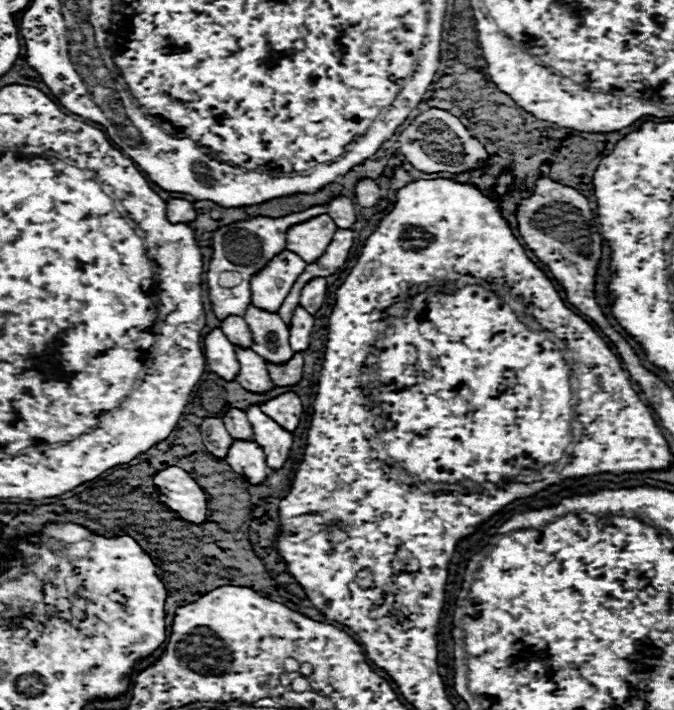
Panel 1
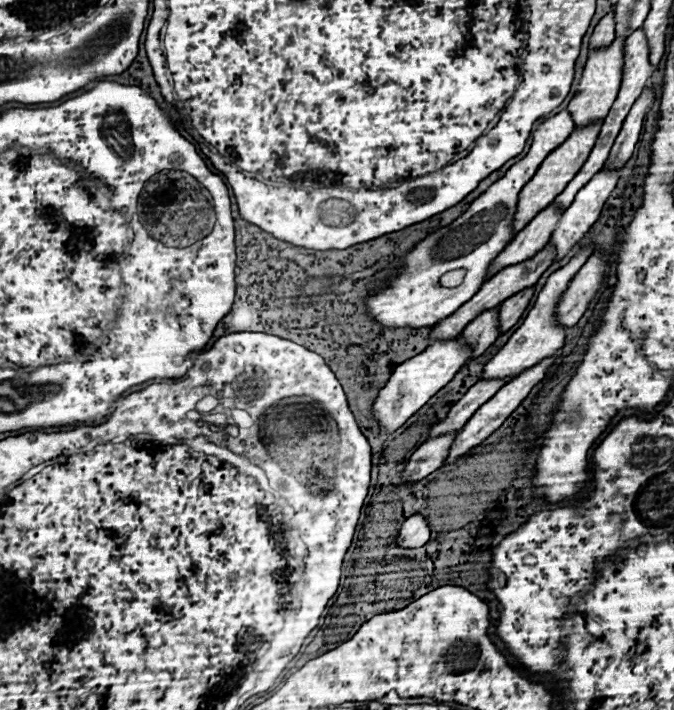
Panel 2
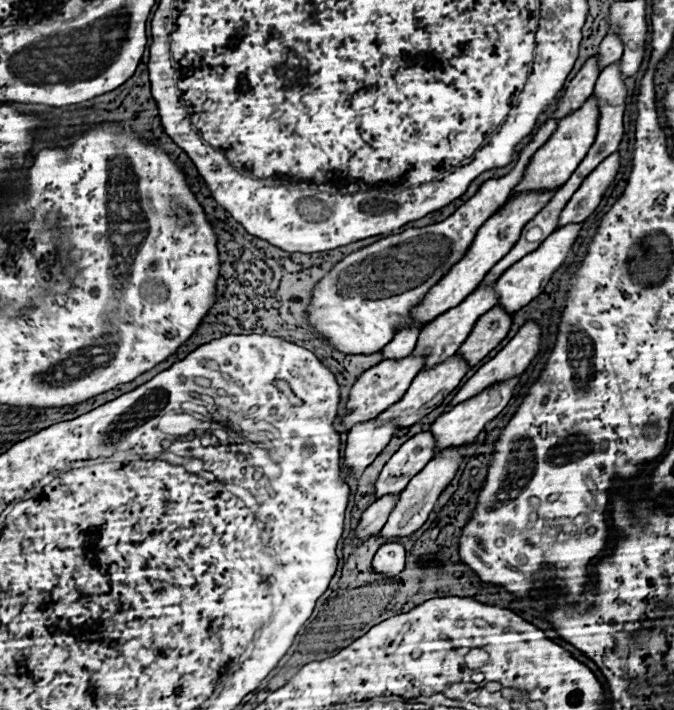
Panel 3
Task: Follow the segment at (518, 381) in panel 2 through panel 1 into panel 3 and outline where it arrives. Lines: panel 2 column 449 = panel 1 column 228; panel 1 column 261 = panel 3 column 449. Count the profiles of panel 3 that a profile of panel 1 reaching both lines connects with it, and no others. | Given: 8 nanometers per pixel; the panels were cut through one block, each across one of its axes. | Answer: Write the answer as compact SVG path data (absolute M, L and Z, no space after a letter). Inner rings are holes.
M468 446L442 450L434 460L430 460L430 462L426 464L426 468L424 468L422 472L418 472L418 474L408 482L408 486L406 486L406 488L402 490L402 494L400 494L400 500L398 500L396 508L392 510L392 514L390 514L390 518L388 518L388 522L386 522L384 528L380 530L380 536L384 536L384 538L410 536L412 532L416 532L416 530L426 522L426 518L428 518L428 514L432 512L432 508L434 508L434 504L436 504L440 492L452 482L452 478L456 476L456 472L458 472L458 468L460 468L460 462L466 458L466 448L468 448Z

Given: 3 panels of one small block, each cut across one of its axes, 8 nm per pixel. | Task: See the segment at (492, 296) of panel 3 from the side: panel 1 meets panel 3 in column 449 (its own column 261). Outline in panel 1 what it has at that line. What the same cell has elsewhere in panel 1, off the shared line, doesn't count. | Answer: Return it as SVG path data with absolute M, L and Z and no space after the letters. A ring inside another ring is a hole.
M250 306L244 320L252 330L254 346L258 346L252 350L256 350L256 354L260 354L264 362L284 364L294 356L294 350L290 348L290 340L288 340L290 338L288 326L282 322L278 314L270 314L256 306Z

